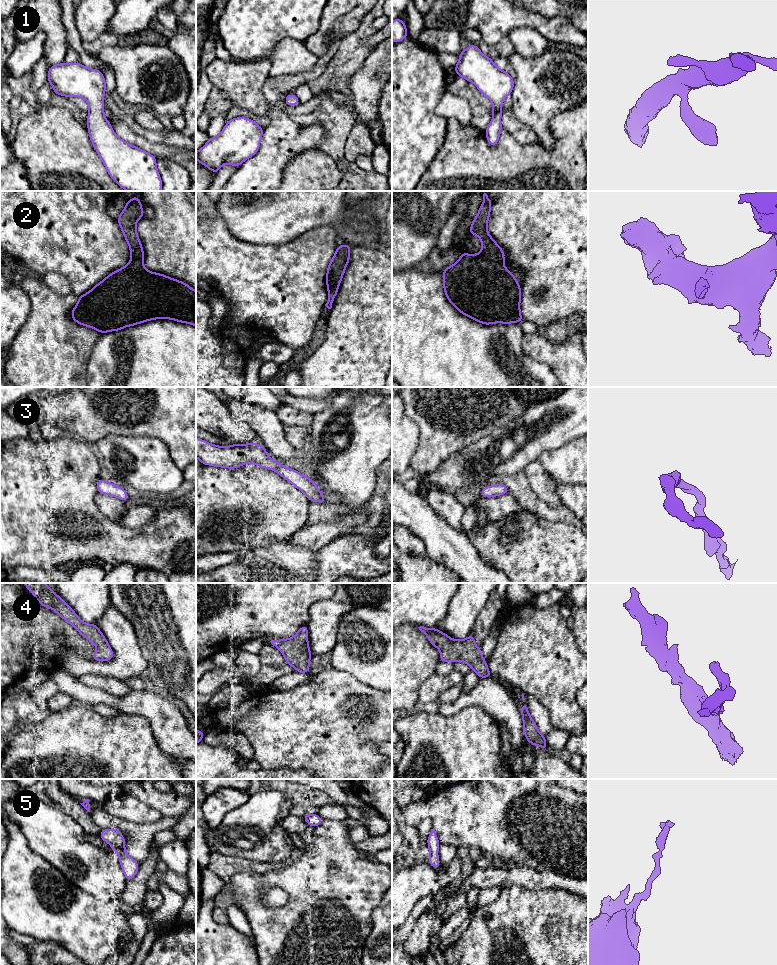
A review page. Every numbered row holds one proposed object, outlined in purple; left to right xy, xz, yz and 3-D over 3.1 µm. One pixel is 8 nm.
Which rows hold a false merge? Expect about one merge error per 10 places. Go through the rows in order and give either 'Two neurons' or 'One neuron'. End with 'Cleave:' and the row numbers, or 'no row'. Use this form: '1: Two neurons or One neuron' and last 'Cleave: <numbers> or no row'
1: One neuron
2: One neuron
3: One neuron
4: One neuron
5: One neuron
Cleave: no row

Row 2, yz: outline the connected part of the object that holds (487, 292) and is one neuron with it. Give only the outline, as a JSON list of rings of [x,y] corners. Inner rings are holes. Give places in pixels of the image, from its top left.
[[[486,193],[483,194],[483,204],[478,210],[477,216],[473,219],[470,226],[469,235],[477,235],[481,239],[481,252],[479,254],[466,254],[461,252],[459,260],[448,266],[443,272],[443,288],[448,301],[463,315],[485,325],[494,323],[520,323],[523,317],[520,312],[521,287],[504,265],[504,250],[489,235],[487,230],[488,219],[490,217],[492,201]]]

